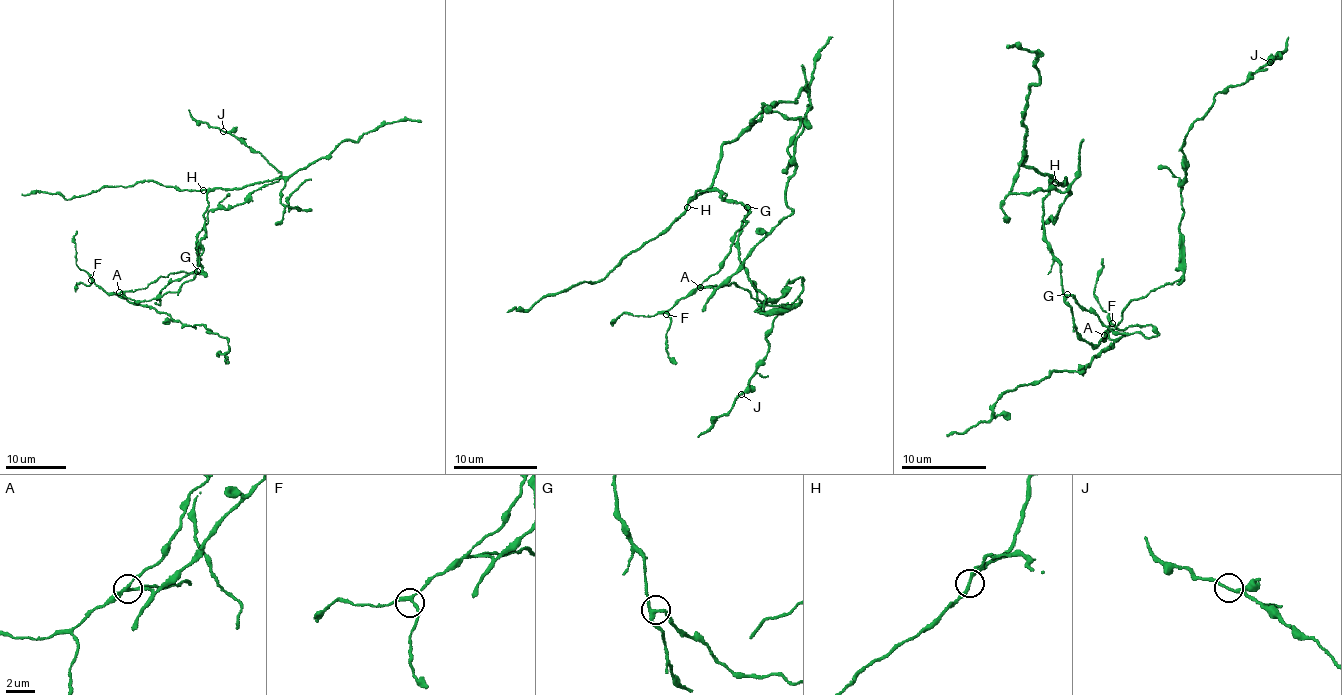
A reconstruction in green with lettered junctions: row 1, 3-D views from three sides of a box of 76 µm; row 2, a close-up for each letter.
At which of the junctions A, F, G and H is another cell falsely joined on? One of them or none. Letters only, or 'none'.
A

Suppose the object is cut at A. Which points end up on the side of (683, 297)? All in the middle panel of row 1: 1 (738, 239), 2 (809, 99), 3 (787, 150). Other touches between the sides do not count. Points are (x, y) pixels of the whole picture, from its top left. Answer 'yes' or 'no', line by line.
1: yes
2: no
3: yes

